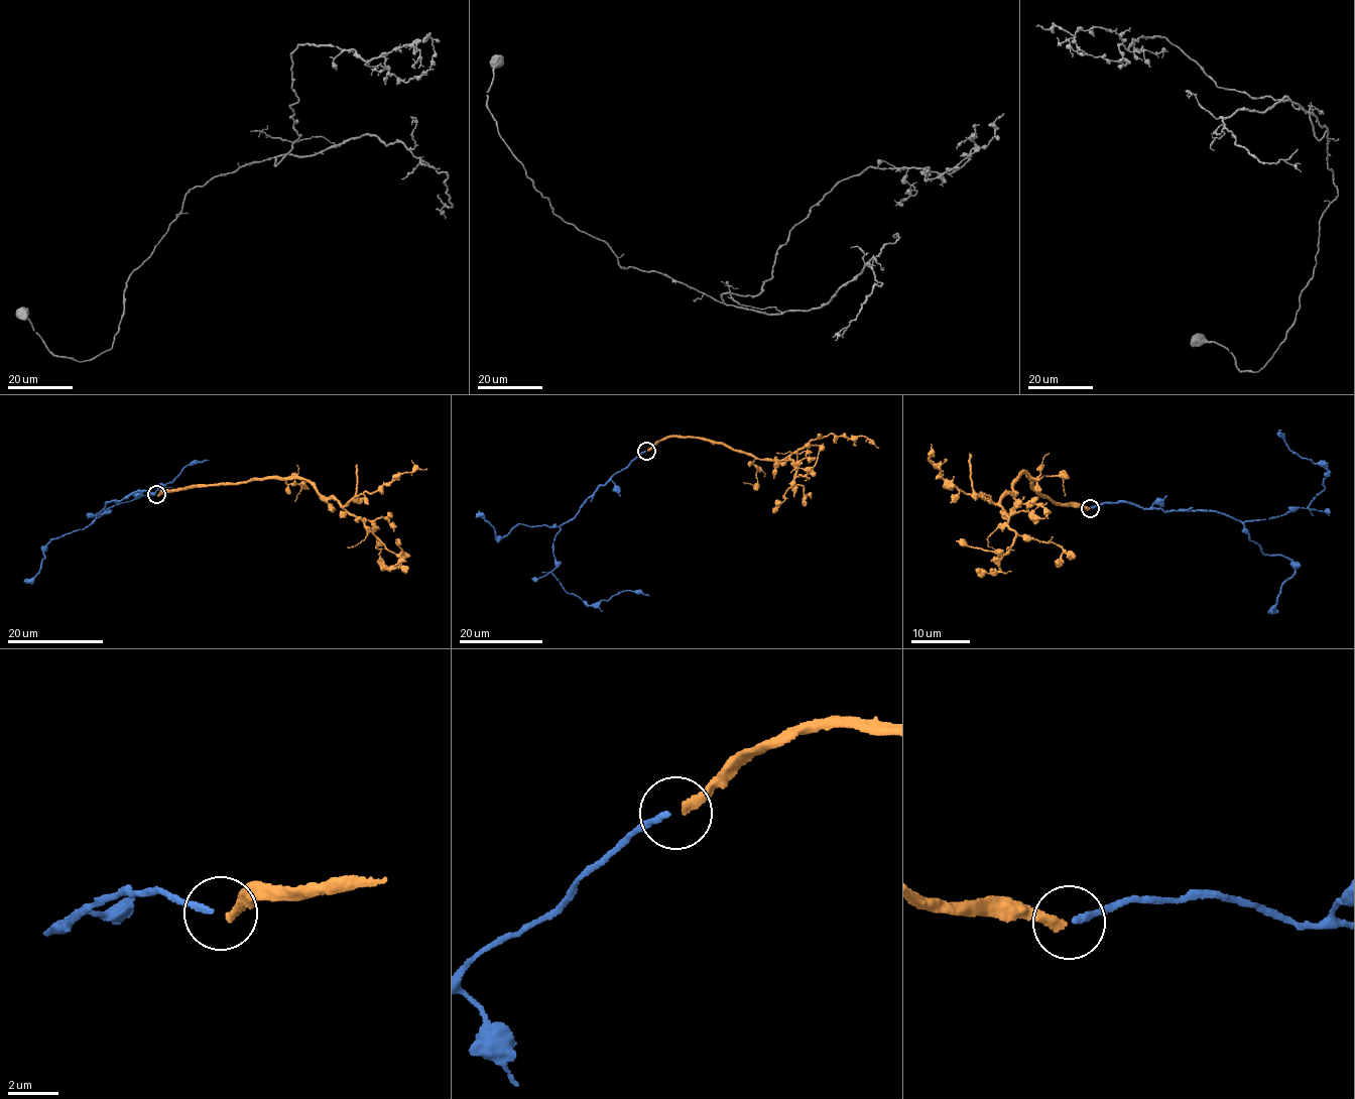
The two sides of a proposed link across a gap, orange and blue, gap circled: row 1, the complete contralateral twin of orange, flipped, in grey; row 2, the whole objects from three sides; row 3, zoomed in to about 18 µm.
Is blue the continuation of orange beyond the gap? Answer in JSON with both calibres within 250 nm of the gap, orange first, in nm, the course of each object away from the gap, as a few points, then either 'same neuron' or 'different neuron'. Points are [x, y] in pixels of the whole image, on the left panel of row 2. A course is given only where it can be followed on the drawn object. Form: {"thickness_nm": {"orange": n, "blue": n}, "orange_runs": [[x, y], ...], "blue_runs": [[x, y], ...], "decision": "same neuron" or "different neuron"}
{"thickness_nm": {"orange": 340, "blue": 260}, "orange_runs": [[158, 495], [255, 479], [303, 478], [327, 498], [334, 498], [399, 556], [390, 569], [409, 569]], "blue_runs": [[154, 494], [132, 491], [122, 499], [110, 501], [95, 515], [156, 491], [174, 481], [183, 469], [209, 460]], "decision": "different neuron"}

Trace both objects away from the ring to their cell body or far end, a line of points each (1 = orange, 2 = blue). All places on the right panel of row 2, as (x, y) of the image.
1: (1089, 508), (1040, 496), (1018, 472), (1011, 494), (1000, 503), (1016, 535), (998, 571), (978, 571)
2: (1091, 507), (1131, 502), (1219, 511), (1243, 521), (1308, 507), (1327, 471), (1285, 444), (1280, 430)

